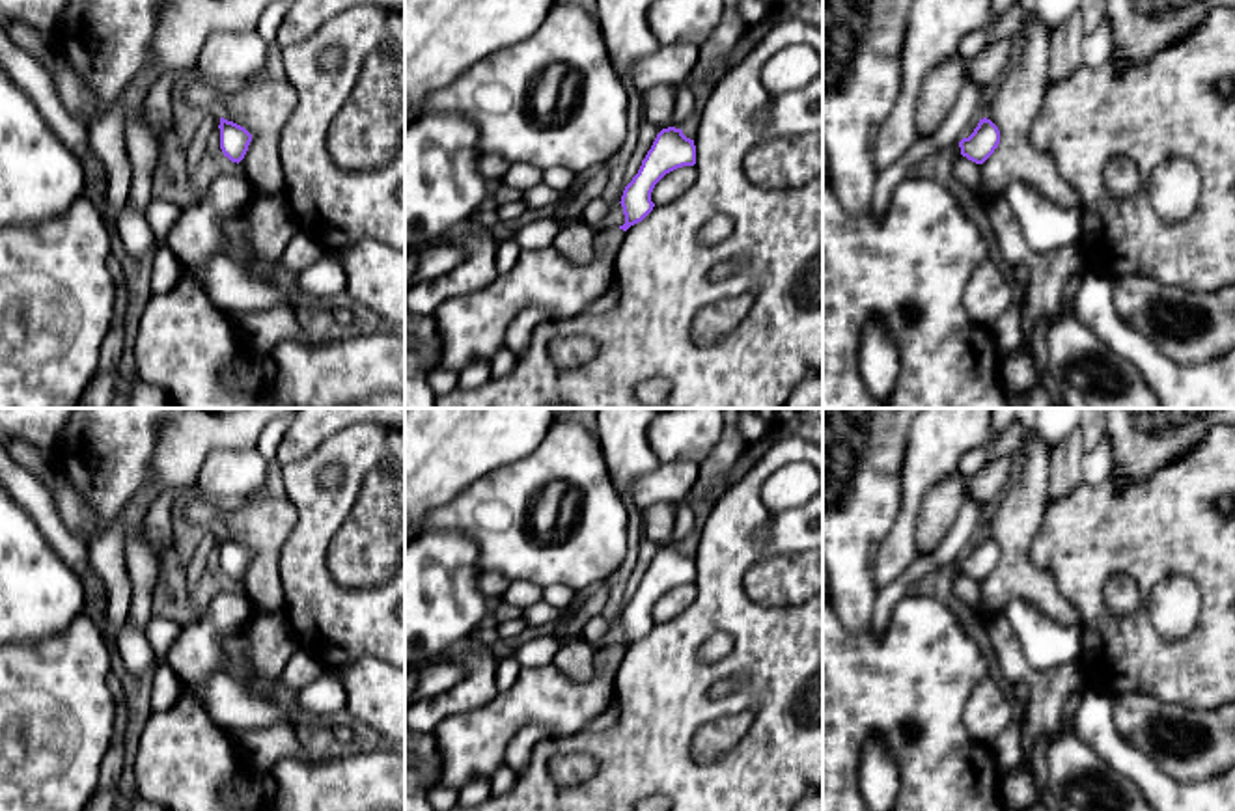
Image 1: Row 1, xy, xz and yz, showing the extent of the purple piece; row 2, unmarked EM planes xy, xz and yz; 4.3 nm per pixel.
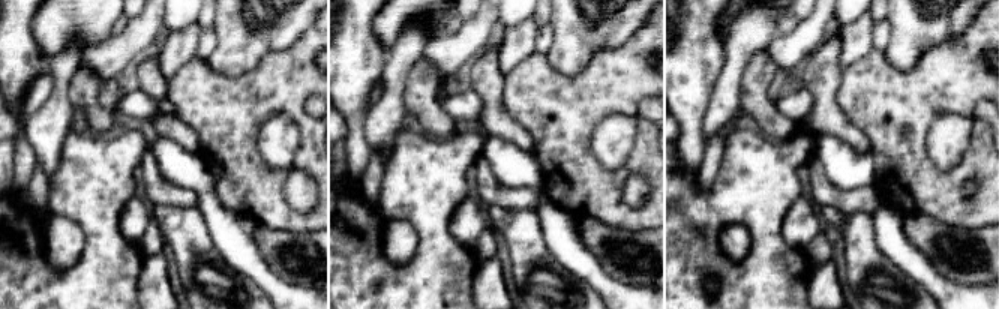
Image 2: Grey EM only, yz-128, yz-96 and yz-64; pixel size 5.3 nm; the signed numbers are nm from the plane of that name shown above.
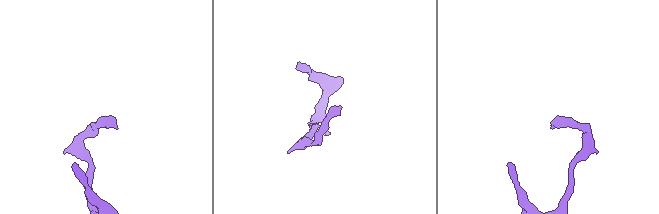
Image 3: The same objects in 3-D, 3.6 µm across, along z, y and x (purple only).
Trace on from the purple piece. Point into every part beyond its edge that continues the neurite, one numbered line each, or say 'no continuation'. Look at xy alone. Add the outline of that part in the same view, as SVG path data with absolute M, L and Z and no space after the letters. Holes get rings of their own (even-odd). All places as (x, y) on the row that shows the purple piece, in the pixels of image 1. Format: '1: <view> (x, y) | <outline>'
no continuation

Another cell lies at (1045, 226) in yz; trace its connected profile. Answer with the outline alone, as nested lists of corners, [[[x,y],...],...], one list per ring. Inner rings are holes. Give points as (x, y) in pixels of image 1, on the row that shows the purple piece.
[[[1026,181],[1011,183],[1004,198],[1019,222],[1026,244],[1034,252],[1047,254],[1082,242],[1080,209],[1056,205]]]

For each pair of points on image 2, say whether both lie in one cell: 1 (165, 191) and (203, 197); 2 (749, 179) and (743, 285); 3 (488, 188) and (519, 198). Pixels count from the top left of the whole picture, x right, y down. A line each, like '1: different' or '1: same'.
1: different
2: same
3: same

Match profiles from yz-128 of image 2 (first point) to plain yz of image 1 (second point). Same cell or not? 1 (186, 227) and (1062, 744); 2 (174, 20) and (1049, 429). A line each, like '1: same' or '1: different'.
1: same
2: same

